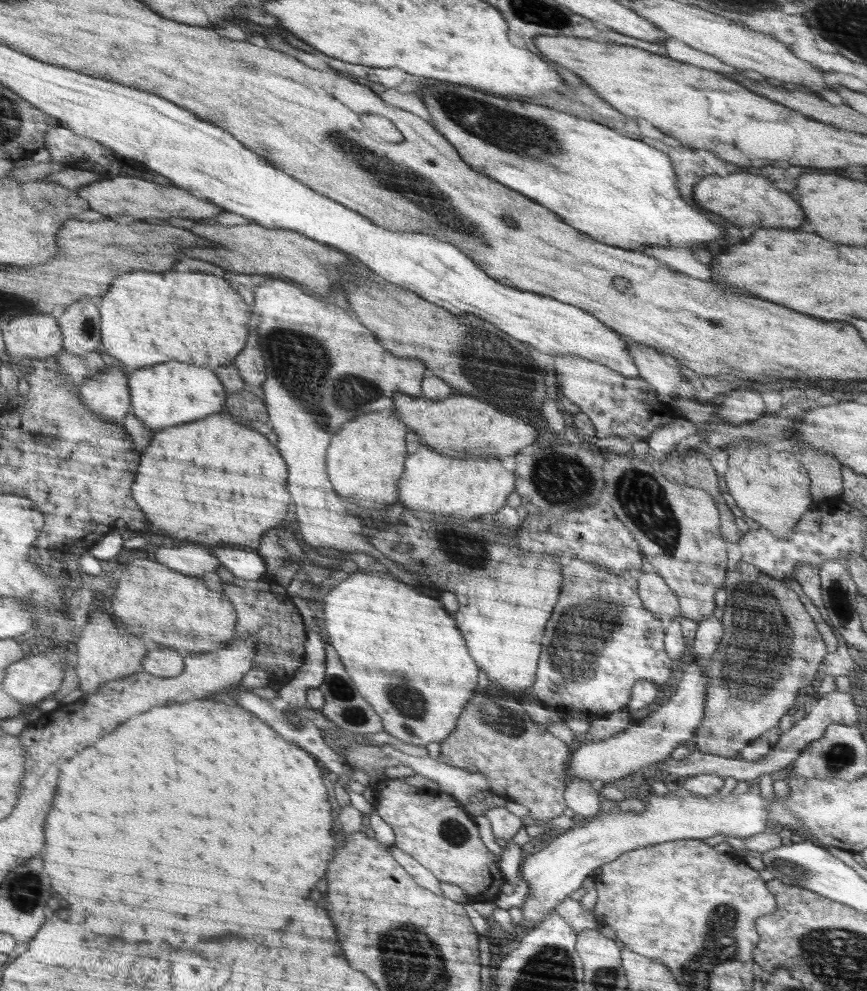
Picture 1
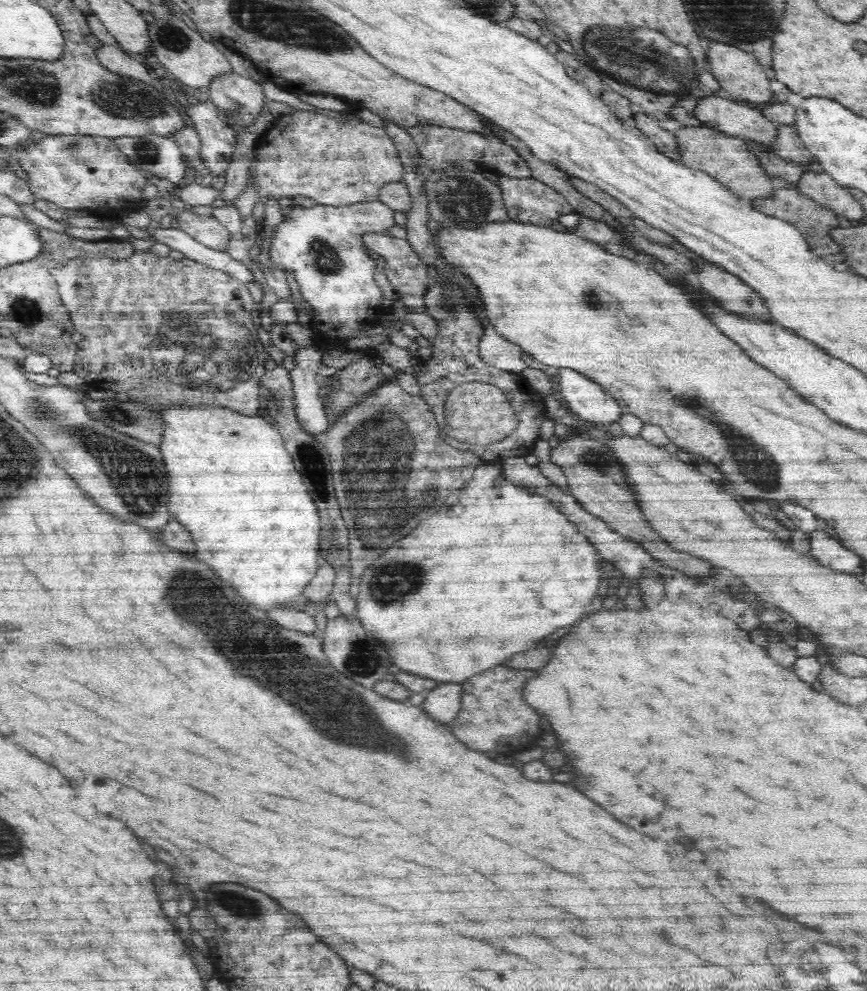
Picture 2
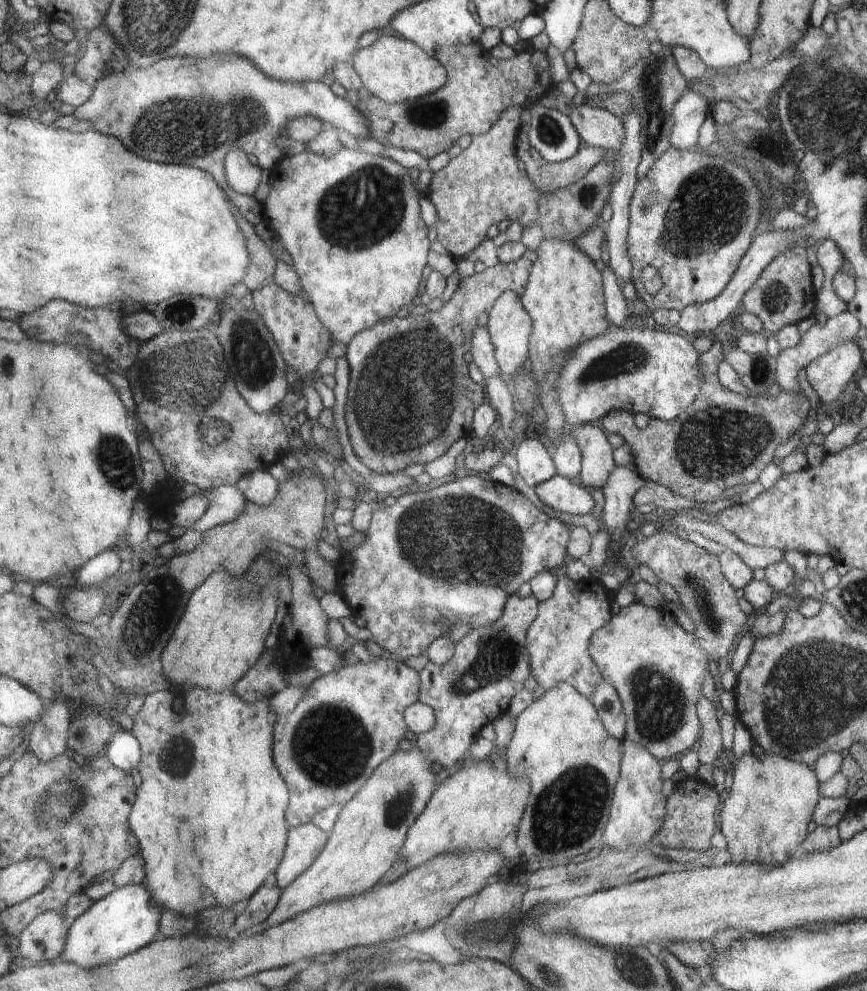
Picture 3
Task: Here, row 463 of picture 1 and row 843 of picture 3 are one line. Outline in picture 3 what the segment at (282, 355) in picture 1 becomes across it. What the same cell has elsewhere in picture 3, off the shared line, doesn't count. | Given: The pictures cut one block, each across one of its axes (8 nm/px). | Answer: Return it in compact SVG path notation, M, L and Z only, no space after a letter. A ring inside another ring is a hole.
M314 822L292 828L292 834L288 834L288 850L284 850L284 862L280 862L280 870L276 870L281 891L314 865L328 840L326 832L316 828Z

